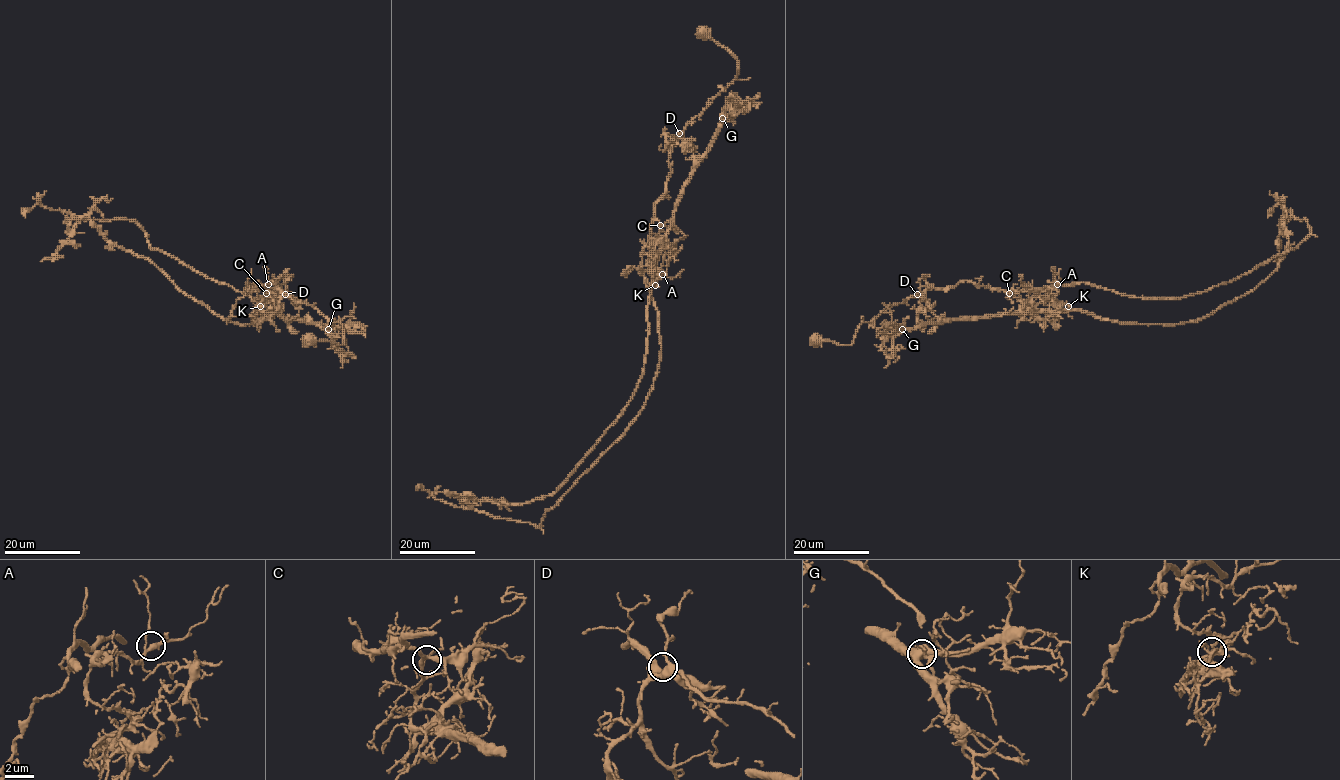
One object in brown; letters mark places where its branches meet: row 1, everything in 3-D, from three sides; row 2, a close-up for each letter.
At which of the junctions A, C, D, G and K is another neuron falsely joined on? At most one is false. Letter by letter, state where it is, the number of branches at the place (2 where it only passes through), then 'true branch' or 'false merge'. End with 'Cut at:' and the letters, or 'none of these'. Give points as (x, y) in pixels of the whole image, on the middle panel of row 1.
A: place (662, 274); branches 3; true branch
C: place (660, 225); branches 3; true branch
D: place (679, 133); branches 3; true branch
G: place (722, 118); branches 3; true branch
K: place (655, 285); branches 2; false merge
Cut at: K

